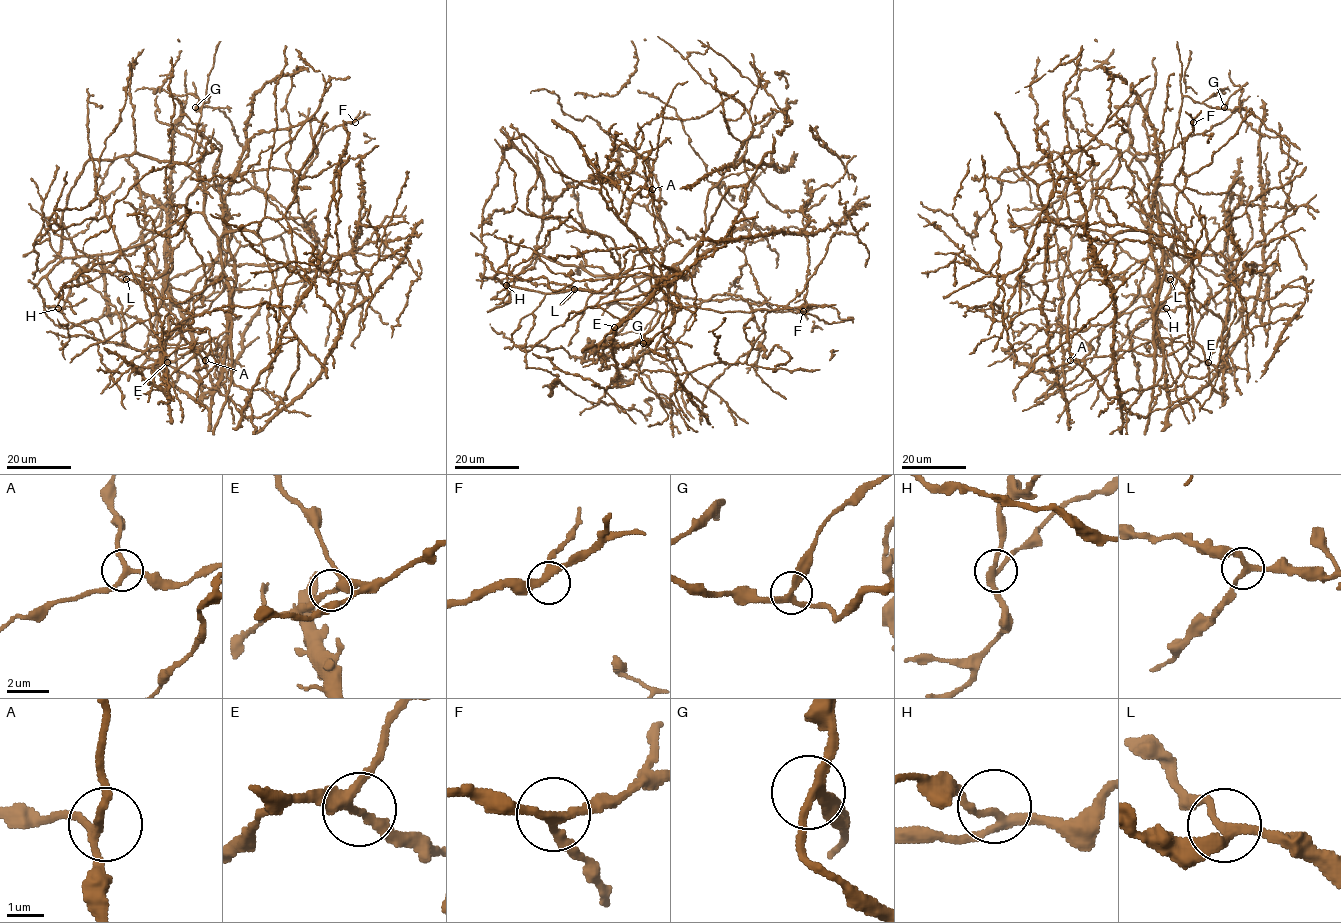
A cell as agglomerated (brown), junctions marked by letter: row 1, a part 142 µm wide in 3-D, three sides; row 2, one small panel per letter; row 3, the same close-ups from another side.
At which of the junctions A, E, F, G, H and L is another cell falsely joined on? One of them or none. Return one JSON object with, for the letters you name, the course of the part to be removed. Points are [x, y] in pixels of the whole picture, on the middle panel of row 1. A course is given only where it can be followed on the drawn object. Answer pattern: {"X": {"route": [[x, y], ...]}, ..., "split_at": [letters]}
{"split_at": []}

